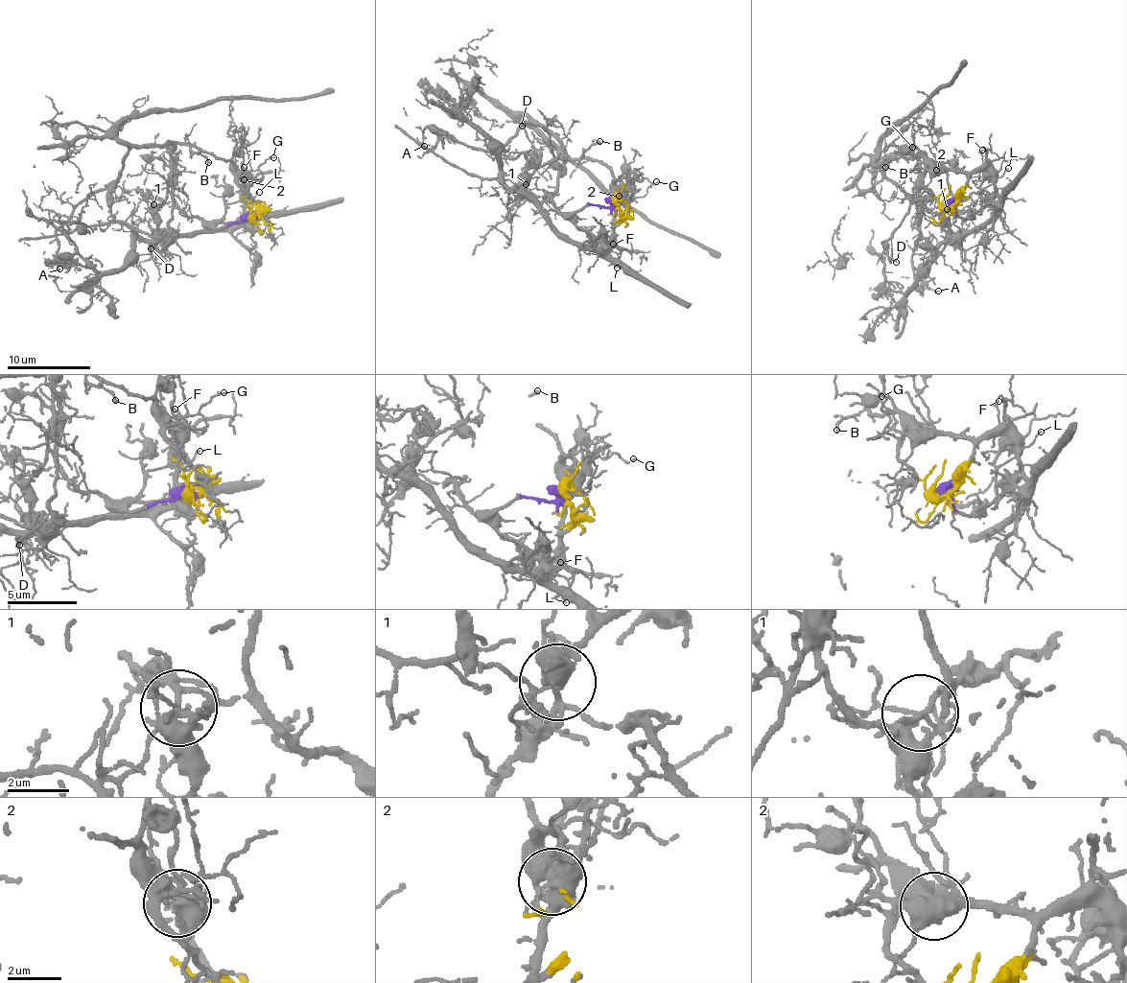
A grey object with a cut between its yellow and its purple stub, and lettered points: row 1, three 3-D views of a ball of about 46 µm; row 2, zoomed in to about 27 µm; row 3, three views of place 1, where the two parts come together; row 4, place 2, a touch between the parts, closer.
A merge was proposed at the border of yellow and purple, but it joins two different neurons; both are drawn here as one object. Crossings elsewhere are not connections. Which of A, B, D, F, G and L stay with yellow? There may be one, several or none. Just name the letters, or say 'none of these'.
F, G, L

